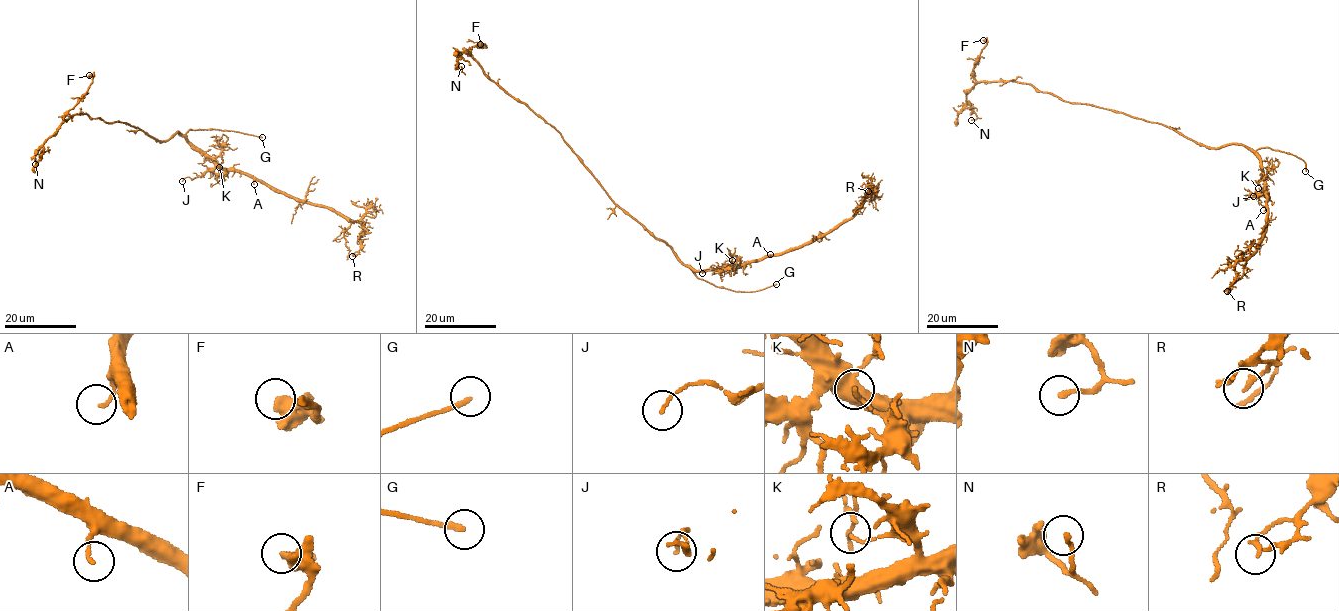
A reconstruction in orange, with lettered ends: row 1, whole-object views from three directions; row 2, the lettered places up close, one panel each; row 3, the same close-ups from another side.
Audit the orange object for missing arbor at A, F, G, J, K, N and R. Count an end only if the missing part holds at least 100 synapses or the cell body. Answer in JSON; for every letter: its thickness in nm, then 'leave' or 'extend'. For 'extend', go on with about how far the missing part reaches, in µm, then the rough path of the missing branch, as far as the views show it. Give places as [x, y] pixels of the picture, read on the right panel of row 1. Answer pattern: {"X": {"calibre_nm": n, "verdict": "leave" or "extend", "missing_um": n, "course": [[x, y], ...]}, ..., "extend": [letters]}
{"A": {"calibre_nm": 130, "verdict": "leave"}, "F": {"calibre_nm": 500, "verdict": "leave"}, "G": {"calibre_nm": 200, "verdict": "extend", "missing_um": 15, "course": [[1305, 171], [1300, 175], [1303, 179], [1299, 184]]}, "J": {"calibre_nm": 100, "verdict": "leave"}, "K": {"calibre_nm": 120, "verdict": "leave"}, "N": {"calibre_nm": 160, "verdict": "leave"}, "R": {"calibre_nm": 160, "verdict": "leave"}, "extend": ["G"]}

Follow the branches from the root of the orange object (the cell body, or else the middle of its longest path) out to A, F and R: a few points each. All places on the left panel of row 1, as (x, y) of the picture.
A: (157, 141), (169, 140), (178, 131), (221, 167), (245, 172), (254, 184)
F: (157, 141), (129, 124), (108, 123), (85, 113), (63, 121), (65, 113), (91, 83), (93, 77), (89, 75)
R: (157, 141), (178, 131), (221, 167), (357, 221), (363, 226), (361, 246), (352, 256)

